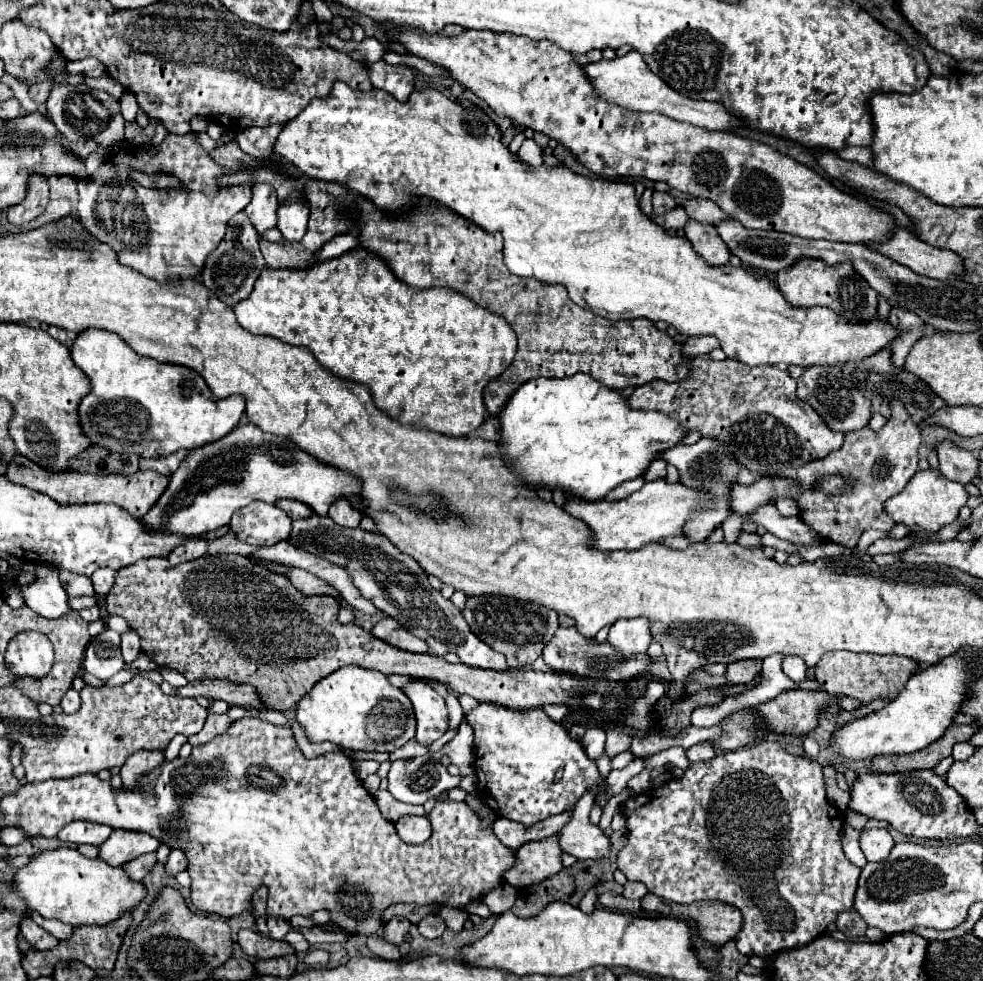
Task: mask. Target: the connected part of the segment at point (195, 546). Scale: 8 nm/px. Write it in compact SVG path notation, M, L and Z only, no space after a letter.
M202 537L194 539L194 541L186 541L170 553L168 561L170 561L170 565L180 565L180 563L186 563L192 559L200 559L206 553L206 547L208 547L208 541Z

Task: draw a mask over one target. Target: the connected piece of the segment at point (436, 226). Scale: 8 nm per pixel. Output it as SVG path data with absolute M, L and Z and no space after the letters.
M358 197L358 207L362 209L362 213L358 221L354 221L354 227L362 229L360 245L372 249L374 253L380 253L388 261L388 267L398 277L402 277L404 283L422 289L448 287L458 293L464 293L476 305L486 307L488 311L494 311L496 315L504 317L516 331L518 351L514 363L502 373L502 377L494 379L484 393L486 409L494 419L498 419L498 413L502 413L502 405L506 403L506 397L510 397L510 393L514 393L514 389L518 389L522 381L530 381L534 377L570 377L574 373L588 373L598 381L606 381L608 387L620 391L626 387L640 387L654 379L674 383L674 381L684 381L688 377L690 357L682 353L680 343L676 343L668 333L658 331L654 323L646 319L606 321L604 317L598 317L596 313L590 313L588 309L574 305L562 285L550 285L550 283L540 283L536 279L520 279L516 275L508 275L508 269L502 261L503 237L500 233L496 235L486 233L472 221L458 217L450 209L436 205L418 207L414 215L406 215L406 217L388 217L364 197Z

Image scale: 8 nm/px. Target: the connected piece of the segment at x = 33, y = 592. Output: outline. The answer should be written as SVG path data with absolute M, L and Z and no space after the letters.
M36 565L36 579L30 585L20 587L24 605L28 605L34 613L56 619L70 611L68 605L68 593L58 581L58 569L46 567L46 565Z

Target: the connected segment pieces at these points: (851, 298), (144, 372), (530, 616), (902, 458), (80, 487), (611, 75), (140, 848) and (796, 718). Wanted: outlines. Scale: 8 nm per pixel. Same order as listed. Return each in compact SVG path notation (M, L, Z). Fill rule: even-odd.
M802 257L802 261L796 261L796 265L778 273L776 279L782 295L794 307L830 307L832 311L854 323L868 321L878 313L878 293L874 293L874 289L870 289L870 285L866 285L866 281L858 277L858 273L854 273L854 267L850 263L826 265L824 261Z
M88 329L76 337L72 343L74 363L92 381L92 391L86 395L78 407L84 433L96 445L104 445L114 453L134 453L138 457L166 457L178 449L194 449L212 443L228 435L244 417L246 399L242 395L230 395L228 399L216 399L206 381L192 369L182 365L160 363L150 357L138 355L130 349L116 333Z
M468 597L462 615L470 625L470 631L474 631L488 647L506 657L508 669L522 669L526 665L532 665L558 629L558 613L540 607L538 603L518 601L512 597Z
M886 399L892 405L892 417L886 421L886 425L880 431L872 431L870 427L860 429L860 431L850 431L846 433L844 445L830 453L824 459L812 461L810 465L802 465L802 469L796 471L798 481L802 481L802 485L812 485L814 481L818 481L818 477L826 477L830 473L850 473L850 477L858 477L858 487L850 489L850 493L838 493L838 497L826 497L826 493L818 493L818 489L814 489L814 493L810 493L806 489L806 493L802 493L802 497L798 497L796 505L798 505L798 517L808 523L816 533L820 533L820 537L824 541L830 543L838 543L842 547L854 549L858 545L860 535L866 529L880 529L880 531L890 531L894 527L892 517L882 509L884 503L894 497L898 491L904 489L904 485L912 479L912 475L918 471L918 447L920 447L920 429L916 427L916 423L912 421L912 417L906 413L906 409L902 409L900 401L894 399Z
M18 455L10 465L6 477L12 483L30 487L34 491L46 493L58 503L114 503L122 509L130 511L134 517L144 517L146 511L150 511L150 505L158 501L162 495L162 489L166 489L170 475L154 473L154 471L136 471L134 475L80 475L80 473L50 473L36 463L28 461L26 457Z
M630 51L624 57L616 57L612 61L598 61L598 63L590 63L584 65L586 75L590 77L592 85L596 87L596 93L600 97L604 97L606 101L612 101L620 107L632 109L632 111L658 111L670 119L676 121L684 121L708 131L728 131L728 129L740 129L746 127L746 123L742 119L738 119L736 115L732 115L728 109L724 109L722 103L716 101L694 101L688 97L682 97L680 93L676 93L674 89L670 89L658 75L654 75L648 65L644 63L644 59L640 57L638 51Z
M114 829L112 835L100 845L100 859L108 861L114 867L120 867L136 859L138 855L156 851L158 847L160 847L160 841L156 837L150 837L146 833Z
M786 691L776 699L758 705L758 713L766 719L772 733L804 735L818 725L820 709L836 697L824 691Z

